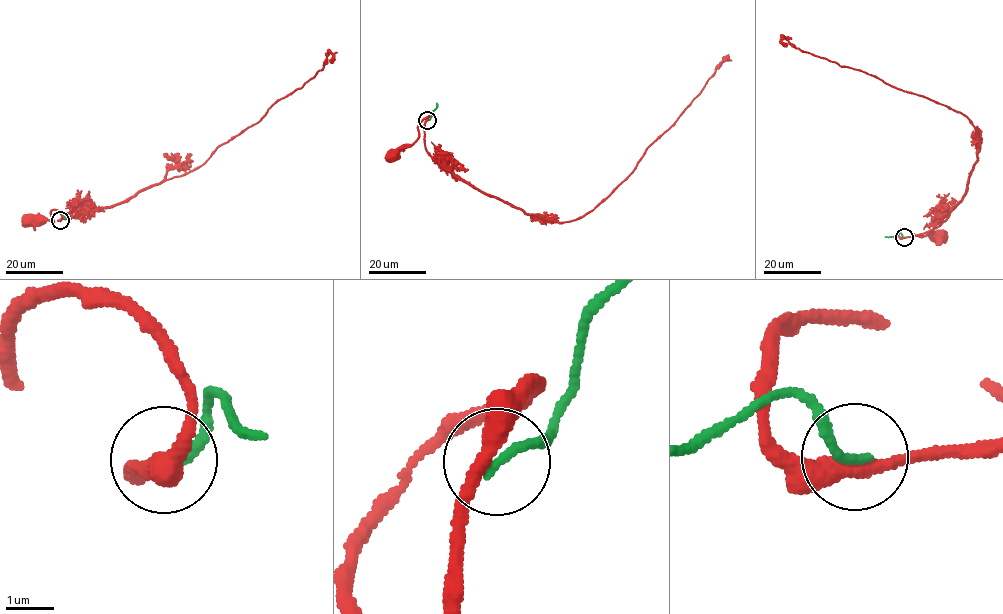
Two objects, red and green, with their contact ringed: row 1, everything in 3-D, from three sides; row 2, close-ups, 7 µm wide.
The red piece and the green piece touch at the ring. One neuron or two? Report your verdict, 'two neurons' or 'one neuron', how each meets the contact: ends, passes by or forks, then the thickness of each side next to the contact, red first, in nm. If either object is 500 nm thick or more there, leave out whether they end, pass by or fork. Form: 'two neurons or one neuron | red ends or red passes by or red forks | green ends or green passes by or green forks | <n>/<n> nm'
one neuron | red passes by | green ends | 360/220 nm

